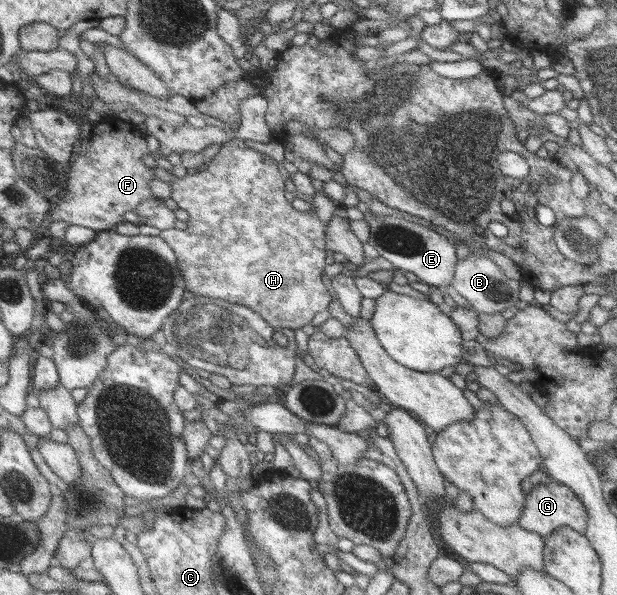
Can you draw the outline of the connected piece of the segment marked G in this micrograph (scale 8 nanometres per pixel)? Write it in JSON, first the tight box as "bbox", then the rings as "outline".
{"bbox":[518,480,588,538],"outline":[[[552,480],[548,484],[543,483],[530,489],[526,496],[524,512],[518,523],[520,527],[544,538],[560,527],[575,529],[578,533],[584,534],[587,521],[588,514],[576,494],[568,486]]]}

